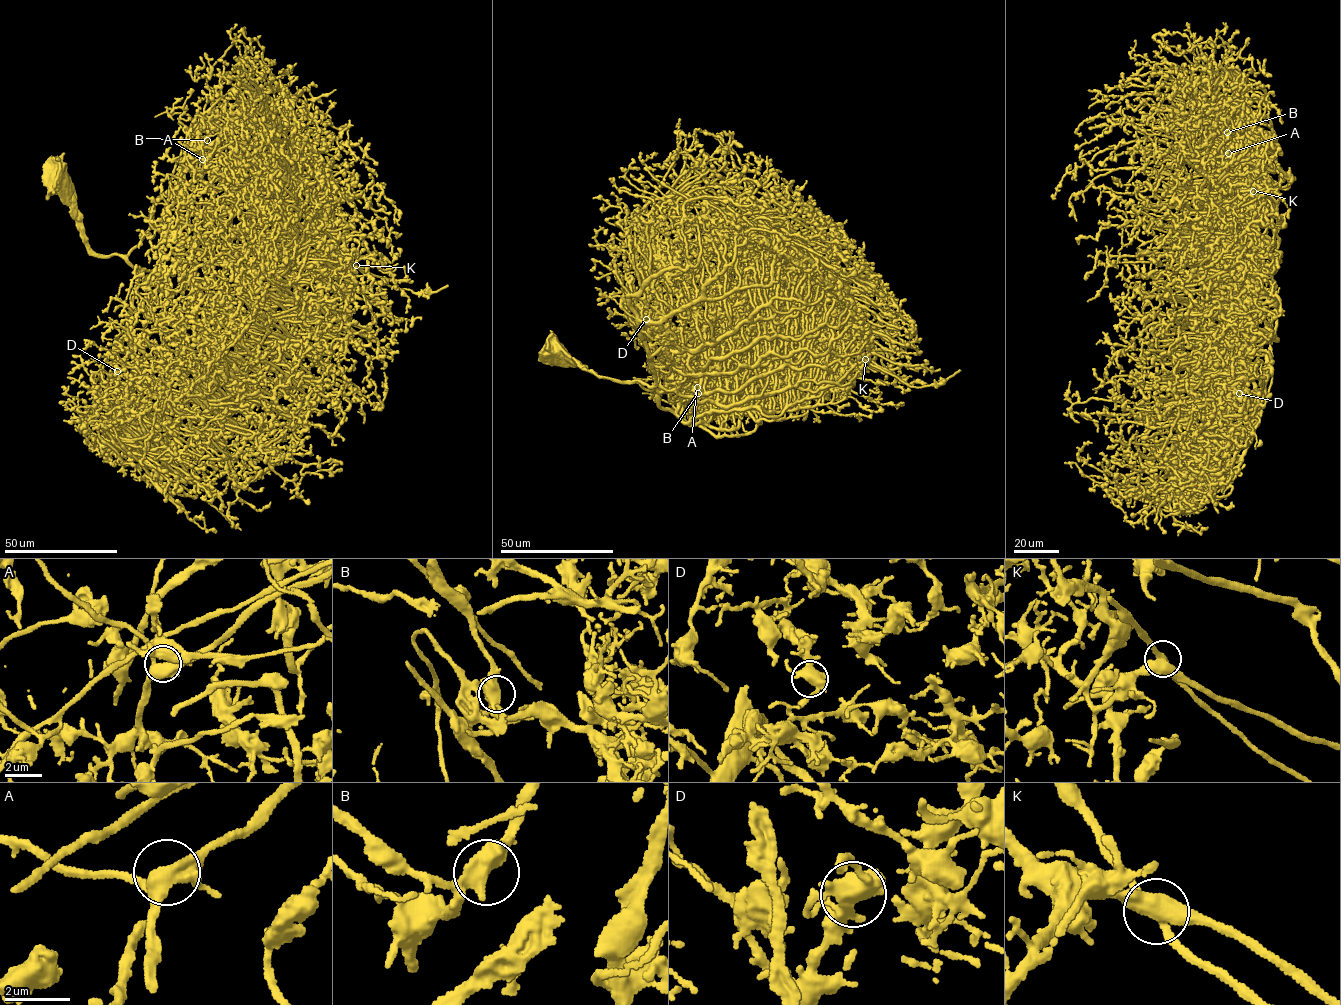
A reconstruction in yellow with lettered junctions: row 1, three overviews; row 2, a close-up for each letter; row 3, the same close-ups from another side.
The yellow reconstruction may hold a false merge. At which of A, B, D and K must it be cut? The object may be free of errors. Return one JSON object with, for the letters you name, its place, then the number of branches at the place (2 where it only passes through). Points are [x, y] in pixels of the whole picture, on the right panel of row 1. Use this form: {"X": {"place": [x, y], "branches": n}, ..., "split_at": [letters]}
{"K": {"place": [1253, 191], "branches": 4}, "split_at": ["K"]}

